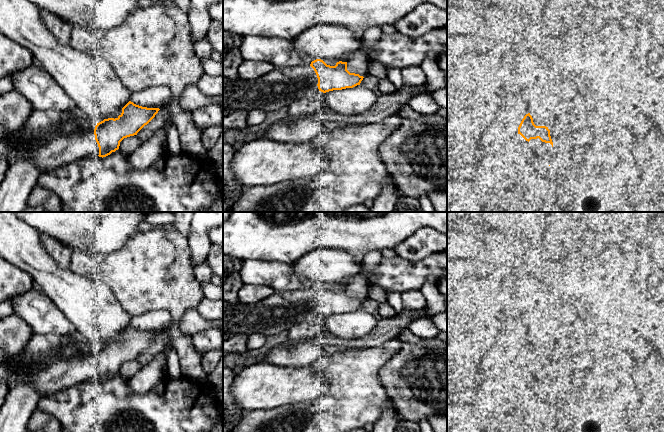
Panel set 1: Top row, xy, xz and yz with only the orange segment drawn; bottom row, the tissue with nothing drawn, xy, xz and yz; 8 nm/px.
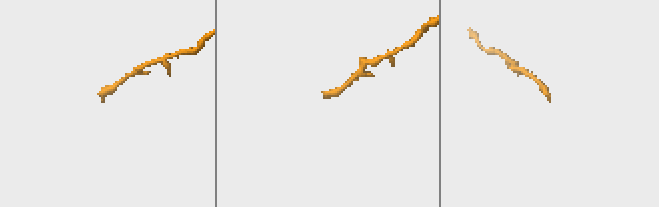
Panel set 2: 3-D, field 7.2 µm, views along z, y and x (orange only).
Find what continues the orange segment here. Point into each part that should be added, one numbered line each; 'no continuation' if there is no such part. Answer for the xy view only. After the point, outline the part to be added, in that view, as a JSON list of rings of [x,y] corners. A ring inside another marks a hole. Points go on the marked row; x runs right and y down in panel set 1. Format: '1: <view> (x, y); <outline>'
1: xy (52, 138); [[[75,108],[71,111],[34,110],[28,120],[17,129],[5,129],[0,125],[0,155],[9,163],[29,155],[40,170],[40,175],[74,161],[99,155],[95,140],[96,122],[86,113]]]

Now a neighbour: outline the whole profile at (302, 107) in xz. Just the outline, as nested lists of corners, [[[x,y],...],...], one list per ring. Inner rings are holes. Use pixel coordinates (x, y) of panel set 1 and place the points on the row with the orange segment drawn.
[[[316,98],[300,99],[288,106],[288,115],[290,117],[301,117],[319,111],[322,111],[322,106]]]

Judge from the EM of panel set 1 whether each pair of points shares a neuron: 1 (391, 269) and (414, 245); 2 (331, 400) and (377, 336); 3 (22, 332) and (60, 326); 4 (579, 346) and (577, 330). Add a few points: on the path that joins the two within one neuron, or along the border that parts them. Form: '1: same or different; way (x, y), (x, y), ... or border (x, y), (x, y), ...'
1: different; border (397, 255), (412, 261), (418, 261), (426, 257)
2: different; border (393, 338), (379, 346), (372, 346), (370, 348)
3: different; border (13, 315), (21, 318), (34, 333)
4: same; way (579, 342), (577, 334)

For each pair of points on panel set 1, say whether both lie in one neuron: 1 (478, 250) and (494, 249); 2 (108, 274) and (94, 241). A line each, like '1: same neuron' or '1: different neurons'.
1: different neurons
2: different neurons

